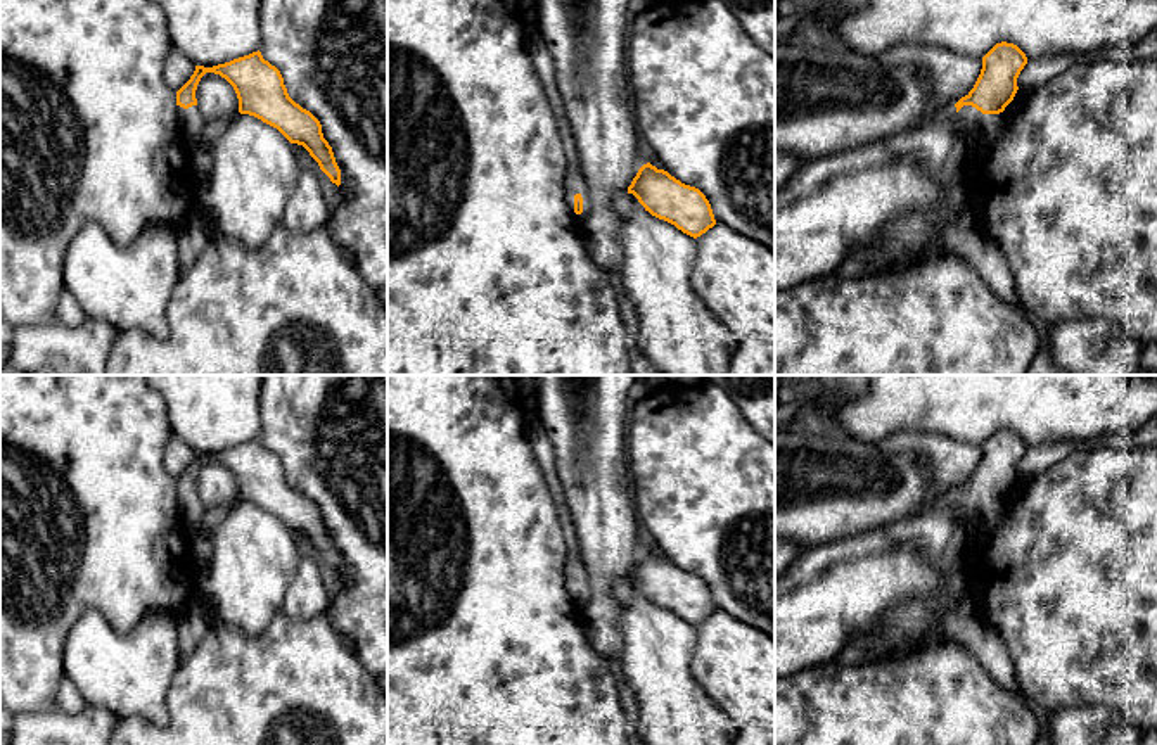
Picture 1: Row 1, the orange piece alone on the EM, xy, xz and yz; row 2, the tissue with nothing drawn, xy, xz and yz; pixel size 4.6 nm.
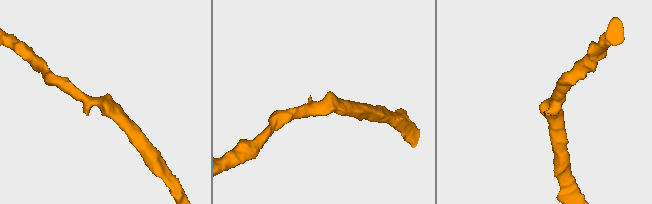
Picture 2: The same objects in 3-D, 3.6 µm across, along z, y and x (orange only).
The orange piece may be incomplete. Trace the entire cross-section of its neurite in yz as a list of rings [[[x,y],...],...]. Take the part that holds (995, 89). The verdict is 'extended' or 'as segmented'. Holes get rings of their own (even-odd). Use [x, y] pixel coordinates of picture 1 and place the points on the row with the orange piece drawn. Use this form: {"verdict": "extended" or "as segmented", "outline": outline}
{"verdict": "extended", "outline": [[[996,43],[982,57],[974,88],[955,104],[956,121],[975,137],[981,149],[1000,140],[1003,111],[1019,90],[1017,78],[1026,64],[1027,57],[1017,45]]]}

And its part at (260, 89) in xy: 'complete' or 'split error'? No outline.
split error

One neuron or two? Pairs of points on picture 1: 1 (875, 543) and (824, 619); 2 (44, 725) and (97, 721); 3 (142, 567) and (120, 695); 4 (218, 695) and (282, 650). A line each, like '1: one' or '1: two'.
1: one
2: one
3: two
4: one

